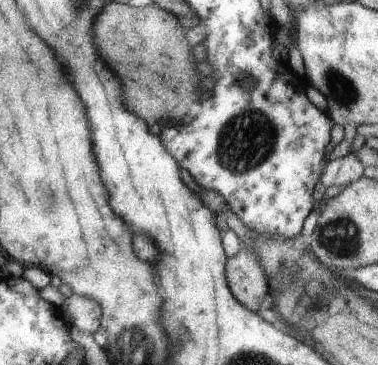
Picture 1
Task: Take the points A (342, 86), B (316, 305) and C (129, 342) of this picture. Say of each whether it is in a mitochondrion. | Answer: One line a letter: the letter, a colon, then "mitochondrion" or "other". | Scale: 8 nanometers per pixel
A: mitochondrion
B: other
C: mitochondrion

